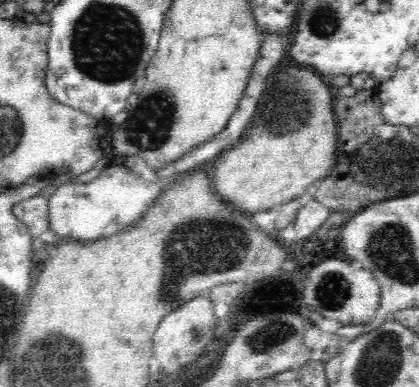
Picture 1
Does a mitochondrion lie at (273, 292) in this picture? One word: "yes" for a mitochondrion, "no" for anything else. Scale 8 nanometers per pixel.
no

